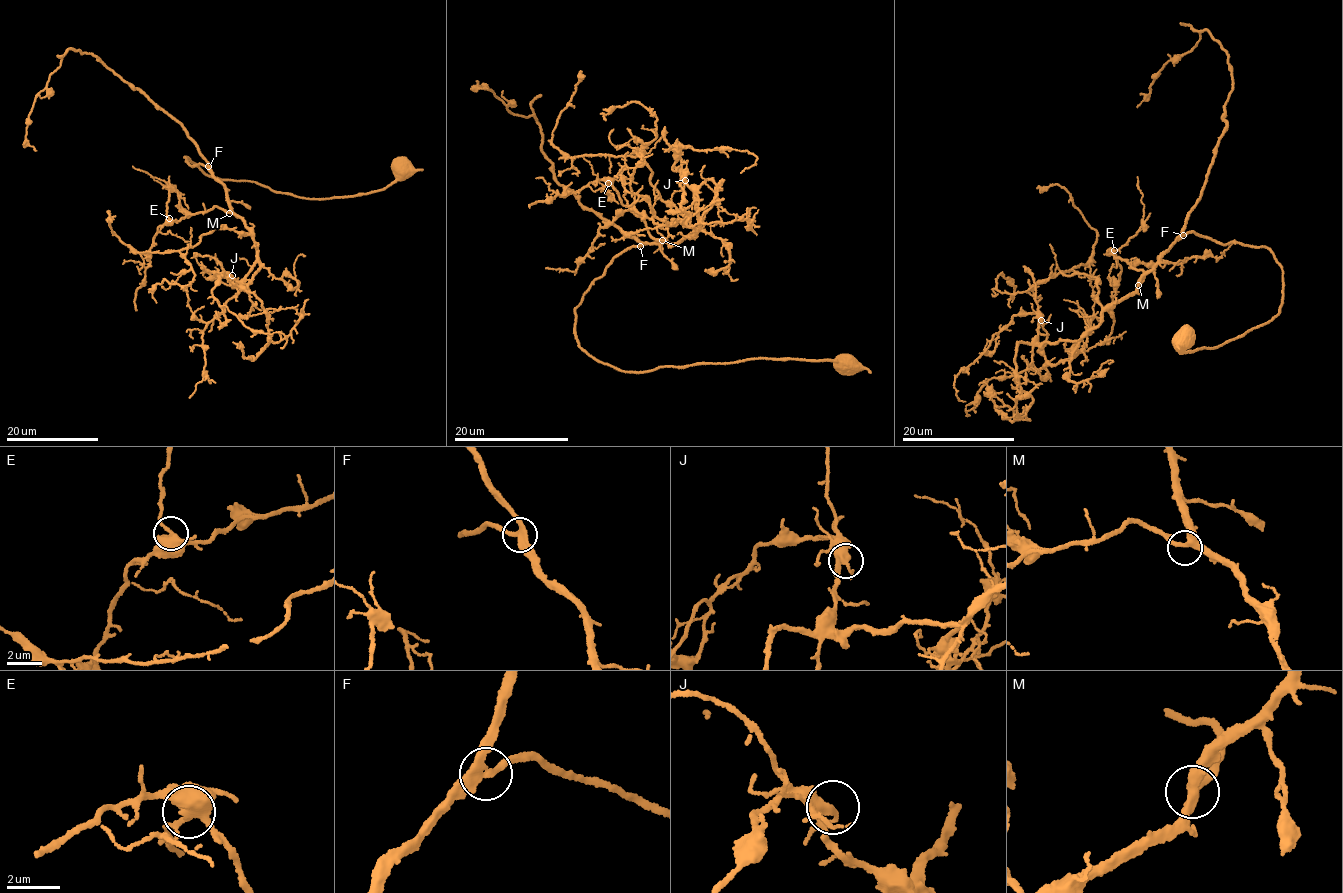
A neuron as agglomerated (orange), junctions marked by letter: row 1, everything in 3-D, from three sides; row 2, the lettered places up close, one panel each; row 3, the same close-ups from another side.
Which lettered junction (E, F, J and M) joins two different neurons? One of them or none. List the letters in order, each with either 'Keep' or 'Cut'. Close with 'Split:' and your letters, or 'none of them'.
E: Keep
F: Keep
J: Keep
M: Keep
Split: none of them

